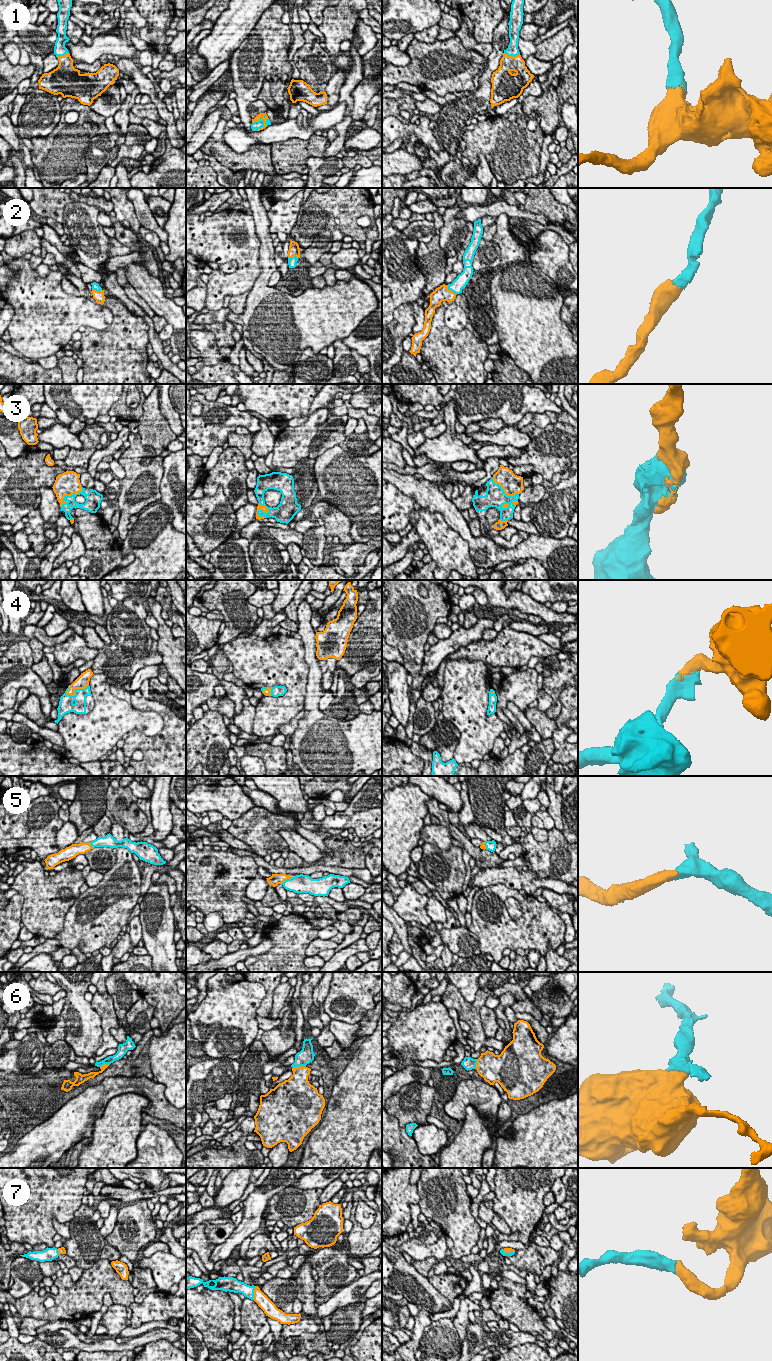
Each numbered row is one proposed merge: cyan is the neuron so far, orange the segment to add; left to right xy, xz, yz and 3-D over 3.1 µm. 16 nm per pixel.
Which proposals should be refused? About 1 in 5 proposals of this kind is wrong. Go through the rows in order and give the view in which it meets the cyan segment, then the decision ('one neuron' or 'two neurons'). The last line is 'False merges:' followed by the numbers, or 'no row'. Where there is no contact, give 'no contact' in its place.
1: contact in xz; one neuron
2: contact in yz; one neuron
3: contact in xy; one neuron
4: contact in xy; one neuron
5: contact in xz; one neuron
6: contact in xz; two neurons
7: contact in xz; one neuron
False merges: 6

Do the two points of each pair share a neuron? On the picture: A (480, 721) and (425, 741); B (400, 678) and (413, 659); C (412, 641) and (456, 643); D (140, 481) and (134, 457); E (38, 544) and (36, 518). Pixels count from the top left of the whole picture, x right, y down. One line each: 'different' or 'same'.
A: different
B: different
C: different
D: same
E: same

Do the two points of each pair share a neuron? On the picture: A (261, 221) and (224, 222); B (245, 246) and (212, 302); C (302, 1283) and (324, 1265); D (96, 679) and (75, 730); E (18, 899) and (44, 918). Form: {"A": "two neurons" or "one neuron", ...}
{"A": "two neurons", "B": "one neuron", "C": "two neurons", "D": "one neuron", "E": "two neurons"}

